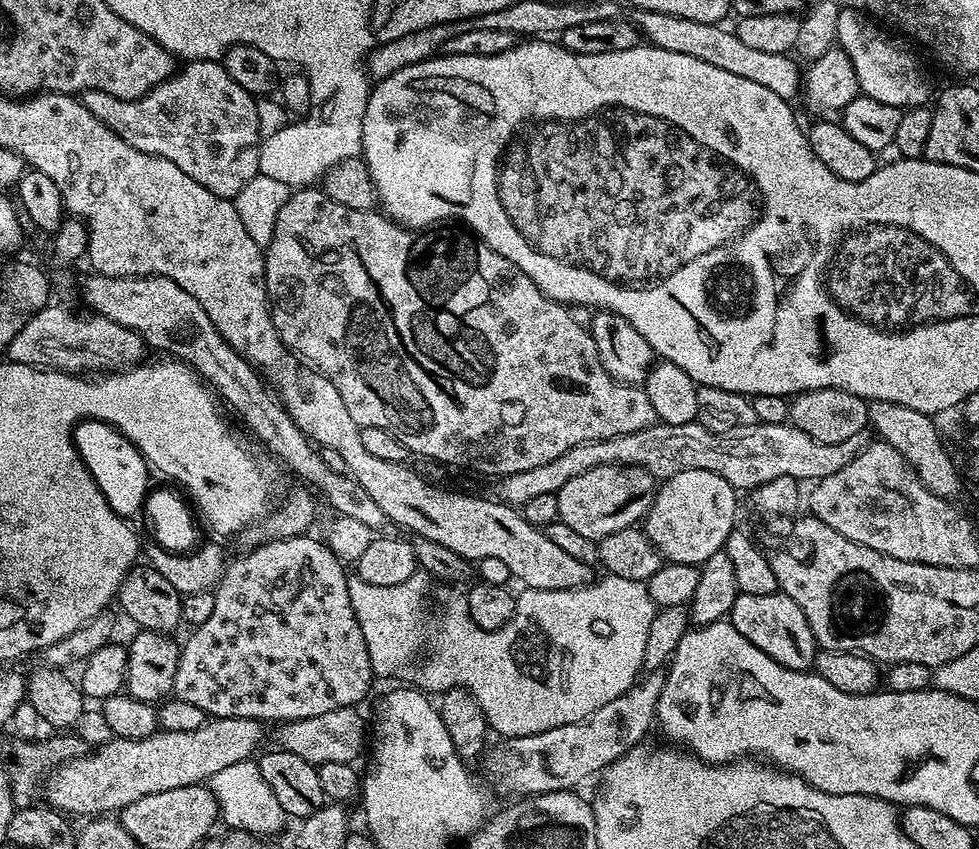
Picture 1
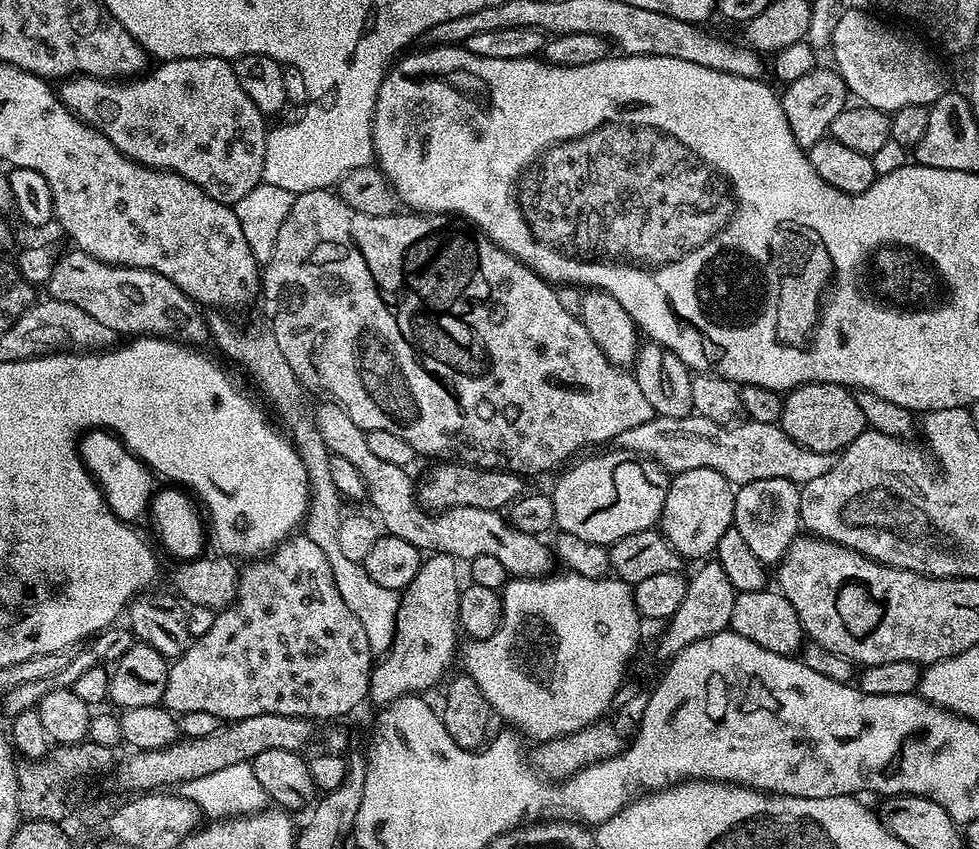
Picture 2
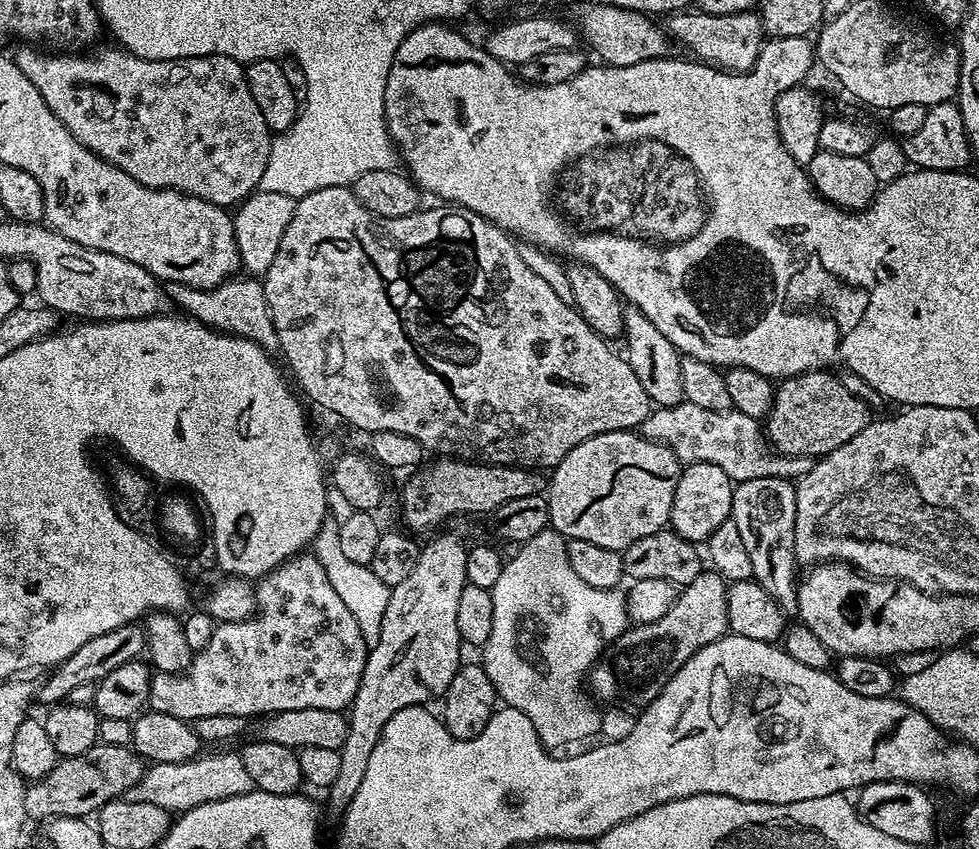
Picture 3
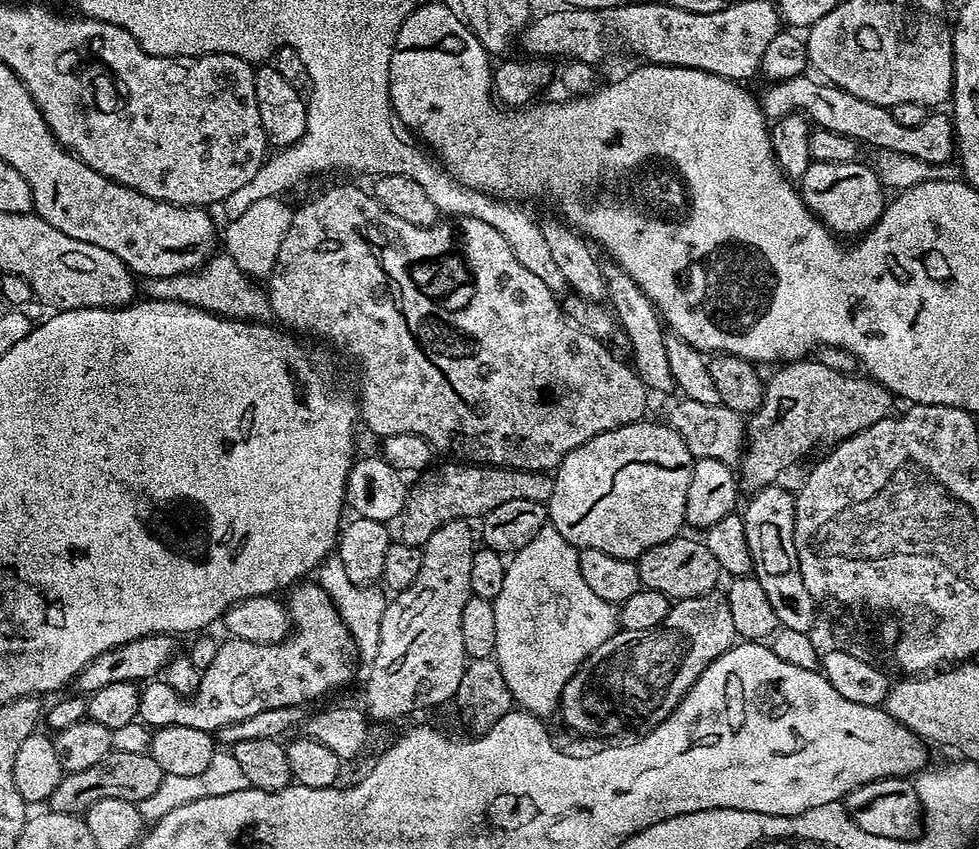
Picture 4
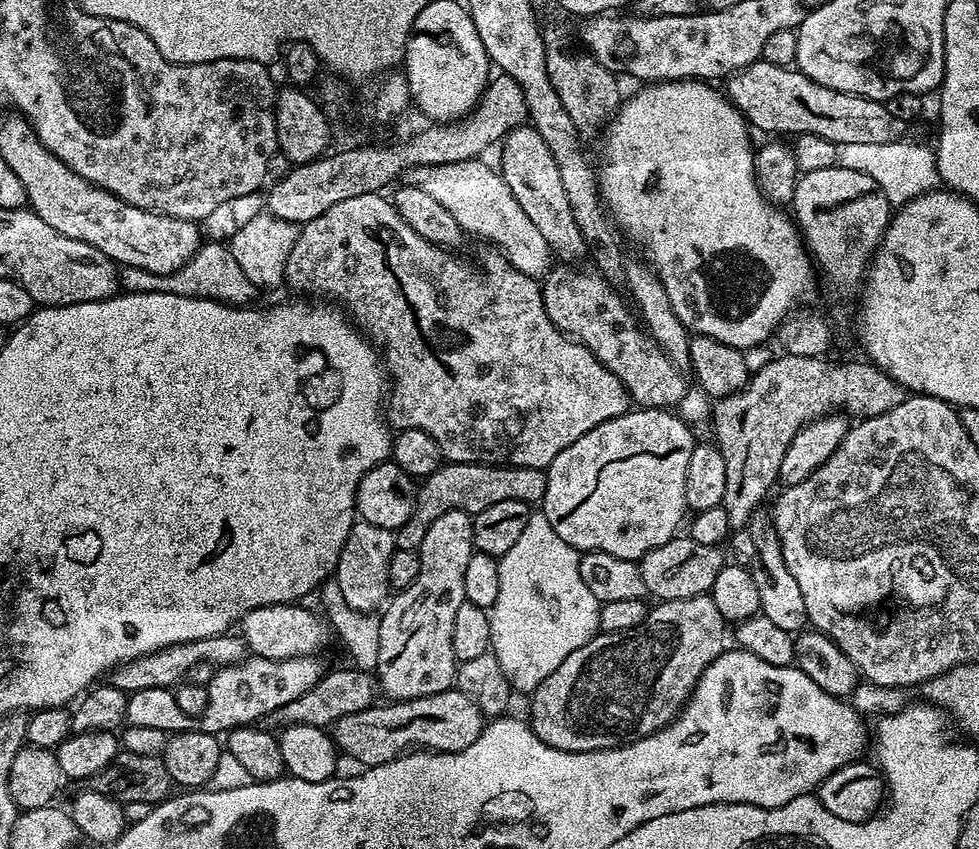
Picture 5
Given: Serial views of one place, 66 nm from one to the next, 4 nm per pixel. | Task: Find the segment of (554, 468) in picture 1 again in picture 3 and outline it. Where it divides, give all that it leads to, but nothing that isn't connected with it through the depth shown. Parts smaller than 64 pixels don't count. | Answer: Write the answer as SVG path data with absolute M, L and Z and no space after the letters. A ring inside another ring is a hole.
M687 402L669 408L653 407L638 431L647 440L669 448L679 458L681 465L719 466L720 469L726 470L726 474L734 482L767 476L795 481L807 474L814 463L813 457L810 456L780 455L770 447L761 421L735 410L702 410L702 406L694 406Z

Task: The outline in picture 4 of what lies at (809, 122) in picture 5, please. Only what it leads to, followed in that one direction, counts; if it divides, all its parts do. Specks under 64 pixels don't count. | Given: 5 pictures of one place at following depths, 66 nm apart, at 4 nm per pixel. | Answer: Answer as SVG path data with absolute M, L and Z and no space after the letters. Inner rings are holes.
M795 76L767 85L769 88L765 90L764 96L762 95L762 107L769 121L775 122L789 116L791 112L798 112L801 116L808 117L815 127L825 128L834 134L846 134L846 138L861 145L869 144L880 152L906 154L927 164L947 165L951 156L953 159L956 152L956 134L947 111L932 110L919 126L901 126L894 122L889 109L874 102L866 102L862 98L854 98L854 94L837 88L836 85L821 82L819 79L811 80L810 76Z

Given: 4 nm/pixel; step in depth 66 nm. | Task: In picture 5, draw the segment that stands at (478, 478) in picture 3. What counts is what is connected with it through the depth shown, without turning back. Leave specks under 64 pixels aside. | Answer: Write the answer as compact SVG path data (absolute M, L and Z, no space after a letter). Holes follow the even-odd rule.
M442 464L438 471L425 477L416 492L415 510L412 517L397 531L397 548L415 551L425 537L425 529L435 518L460 508L473 516L494 506L497 502L526 501L538 504L543 501L548 481L547 471L543 468L514 467L512 465L486 464Z

